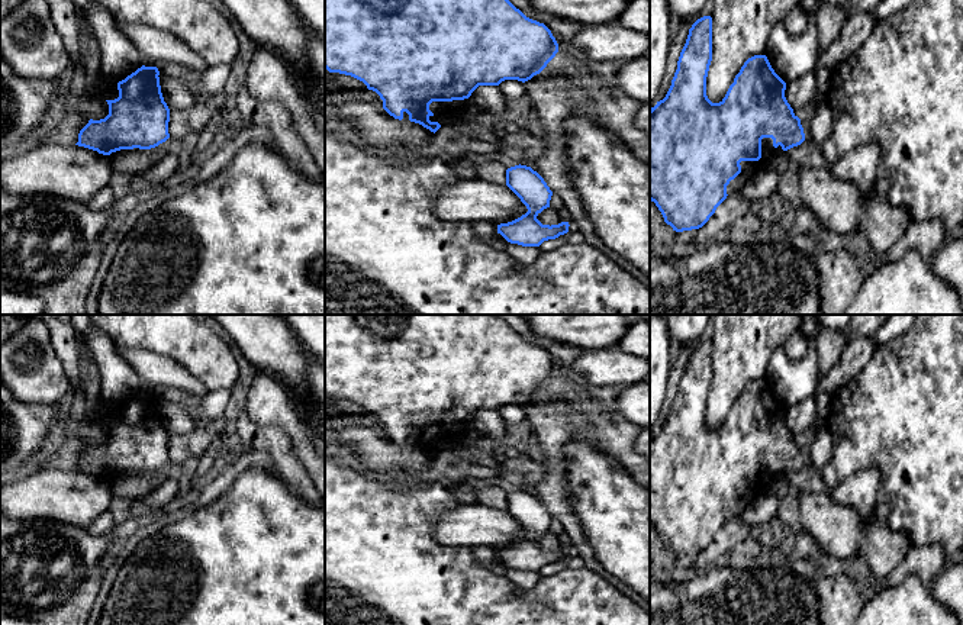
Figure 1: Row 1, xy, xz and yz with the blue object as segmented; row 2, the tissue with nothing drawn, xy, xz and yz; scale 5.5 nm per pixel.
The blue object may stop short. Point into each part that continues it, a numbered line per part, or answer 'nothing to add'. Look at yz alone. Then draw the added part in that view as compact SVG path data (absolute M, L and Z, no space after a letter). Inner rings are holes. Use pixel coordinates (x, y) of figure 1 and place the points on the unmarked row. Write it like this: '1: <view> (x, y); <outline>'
1: yz (749, 493); M763 463L761 464L761 483L759 486L741 486L741 497L730 506L727 510L727 519L735 519L740 518L744 512L745 506L751 503L756 497L766 493L767 487L773 481L774 477L782 476L782 471L777 473L773 471L772 463Z

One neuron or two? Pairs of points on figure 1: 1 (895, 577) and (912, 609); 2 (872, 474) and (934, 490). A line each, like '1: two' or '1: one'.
1: two
2: two

